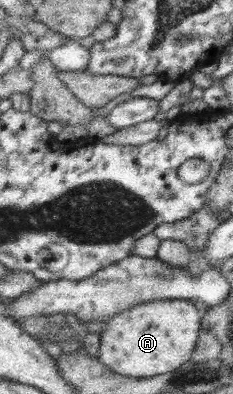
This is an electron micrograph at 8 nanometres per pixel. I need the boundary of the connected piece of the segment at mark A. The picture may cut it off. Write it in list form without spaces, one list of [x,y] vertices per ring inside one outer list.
[[[186,299],[145,302],[106,322],[98,358],[114,372],[134,378],[168,374],[188,364],[202,331],[200,310]]]

